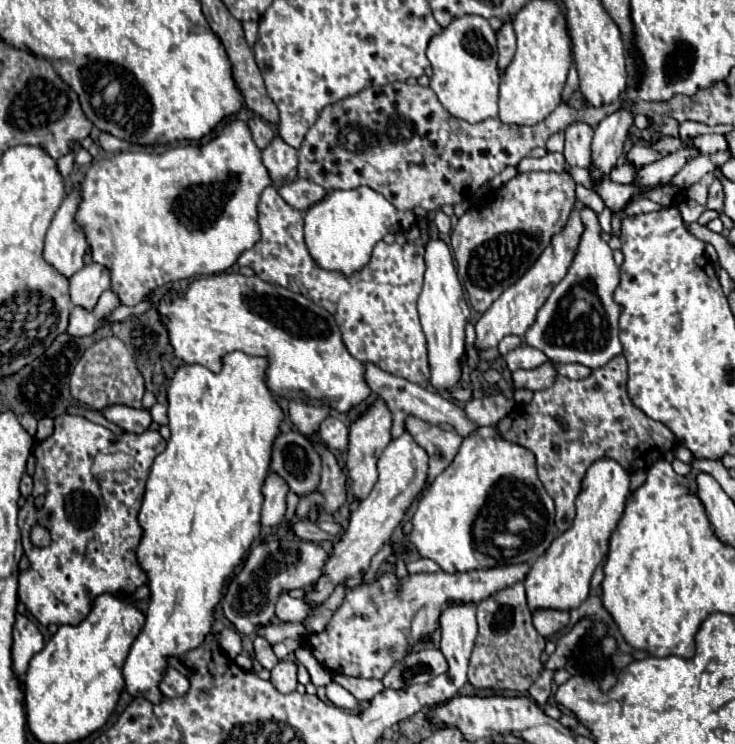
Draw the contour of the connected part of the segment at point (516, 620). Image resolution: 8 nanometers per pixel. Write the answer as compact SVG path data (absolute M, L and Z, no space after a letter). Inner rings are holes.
M516 583L498 591L478 603L478 637L470 657L468 681L474 689L526 693L540 675L540 653L544 651L544 645L546 639L532 625L524 585Z

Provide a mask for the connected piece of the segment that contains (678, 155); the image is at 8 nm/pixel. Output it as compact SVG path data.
M686 147L686 149L680 149L680 151L668 153L664 159L646 165L646 167L640 171L640 177L638 177L636 183L640 183L640 185L656 185L656 183L668 181L668 179L674 177L688 161L692 161L692 159L698 157L698 155L700 155L700 151L698 151L696 147Z

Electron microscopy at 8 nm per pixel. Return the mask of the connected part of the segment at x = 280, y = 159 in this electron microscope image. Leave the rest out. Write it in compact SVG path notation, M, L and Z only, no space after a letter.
M274 137L274 141L262 151L262 163L268 169L268 175L274 187L292 183L298 177L296 175L298 151L286 145L280 137Z

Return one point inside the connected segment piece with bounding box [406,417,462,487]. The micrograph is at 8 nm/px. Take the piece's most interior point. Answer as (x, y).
(441, 445)

